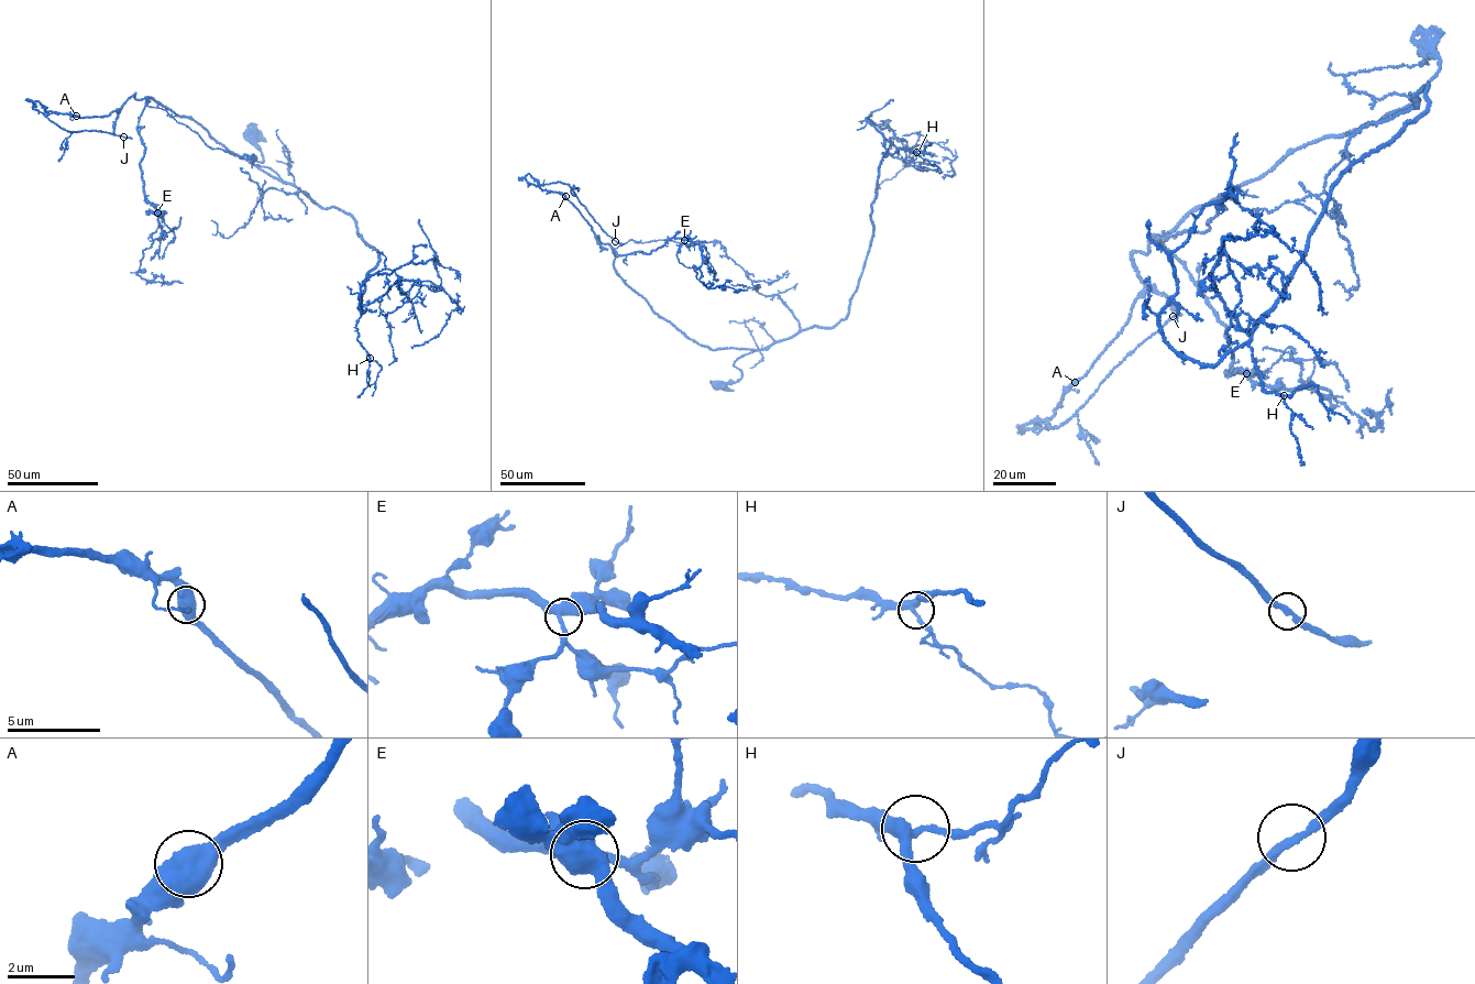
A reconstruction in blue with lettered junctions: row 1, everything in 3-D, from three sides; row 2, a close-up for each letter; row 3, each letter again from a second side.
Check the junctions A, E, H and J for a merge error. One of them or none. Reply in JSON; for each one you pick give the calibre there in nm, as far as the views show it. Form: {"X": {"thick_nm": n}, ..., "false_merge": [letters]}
{"false_merge": []}

